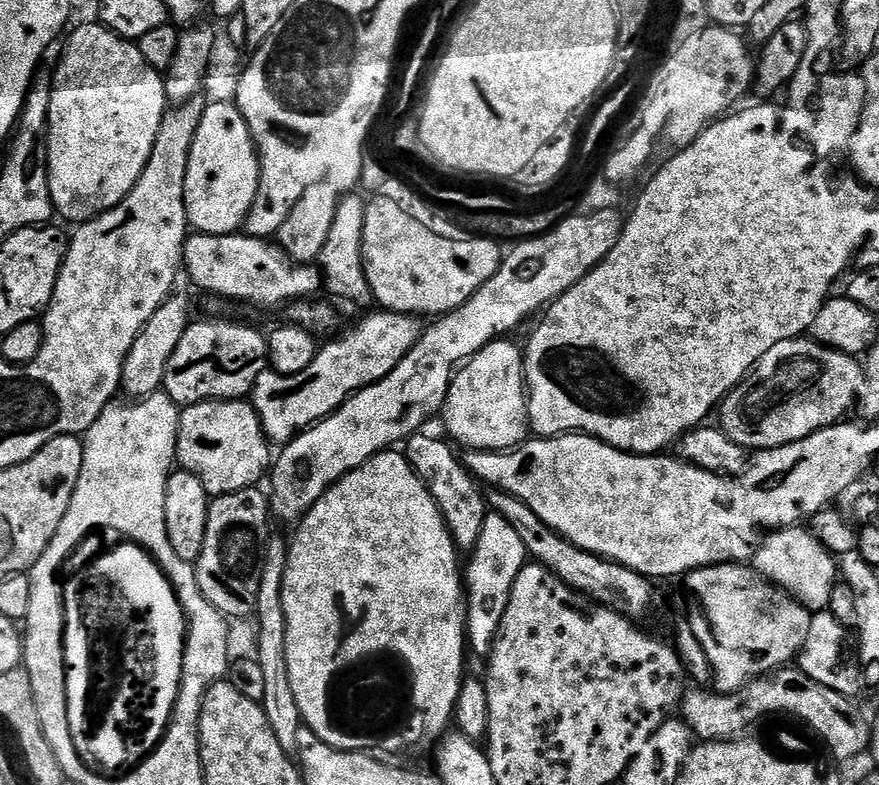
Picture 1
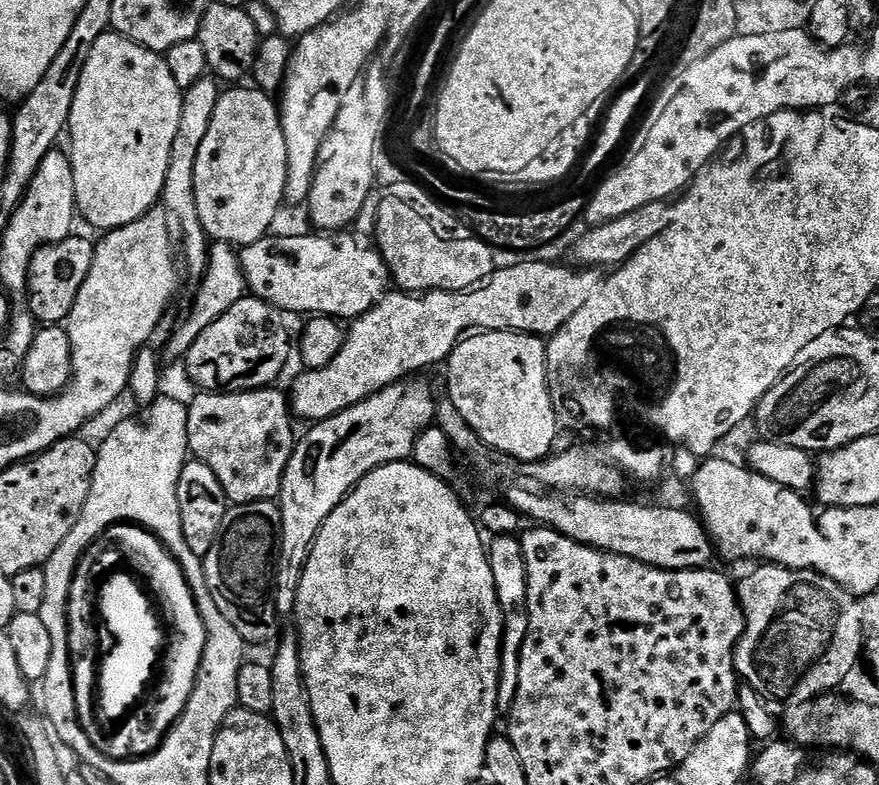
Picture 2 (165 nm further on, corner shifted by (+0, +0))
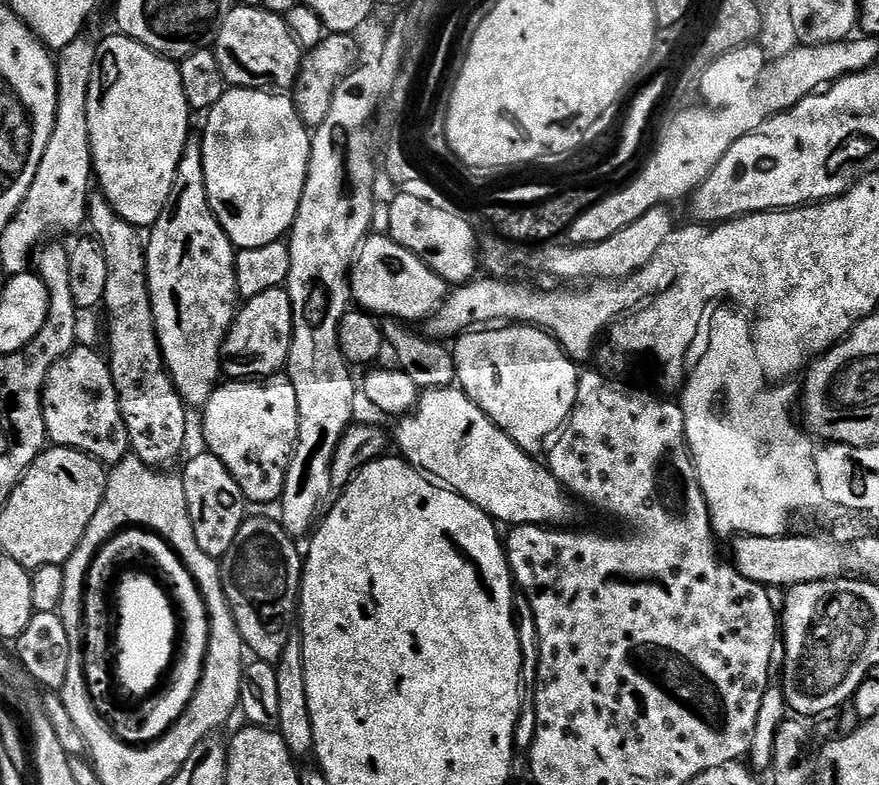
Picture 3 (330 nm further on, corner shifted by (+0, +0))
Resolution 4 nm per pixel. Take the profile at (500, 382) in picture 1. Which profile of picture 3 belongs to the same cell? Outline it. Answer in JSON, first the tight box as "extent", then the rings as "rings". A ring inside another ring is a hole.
{"extent":[452,326,580,454],"rings":[[[488,326],[483,330],[469,330],[455,341],[452,348],[452,357],[456,363],[456,384],[458,387],[467,394],[470,402],[474,402],[474,406],[478,406],[478,410],[482,410],[482,414],[486,414],[486,418],[490,418],[490,422],[494,422],[494,426],[498,426],[522,451],[529,454],[539,453],[539,448],[542,447],[541,449],[543,449],[553,439],[553,436],[563,429],[572,414],[572,409],[576,406],[578,382],[580,381],[580,372],[577,365],[562,350],[560,343],[551,334],[544,332],[540,328],[529,328],[527,326]]]}

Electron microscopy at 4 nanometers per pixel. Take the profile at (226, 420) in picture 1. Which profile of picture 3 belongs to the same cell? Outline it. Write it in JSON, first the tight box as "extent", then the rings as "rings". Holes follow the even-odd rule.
{"extent":[203,375,300,505],"rings":[[[287,375],[269,376],[263,382],[251,380],[236,380],[221,383],[213,392],[207,404],[203,405],[204,412],[204,445],[203,447],[230,470],[234,482],[242,490],[244,499],[249,505],[272,504],[279,501],[286,486],[286,474],[292,461],[292,452],[296,448],[300,415],[298,414],[298,394],[294,394],[294,386]]]}

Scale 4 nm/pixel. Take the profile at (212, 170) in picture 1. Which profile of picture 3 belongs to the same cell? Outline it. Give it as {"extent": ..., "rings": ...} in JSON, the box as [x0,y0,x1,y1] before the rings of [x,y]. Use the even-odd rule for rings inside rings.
{"extent":[202,87,313,250],"rings":[[[229,87],[207,113],[206,120],[208,125],[202,135],[206,190],[212,213],[218,218],[222,230],[226,230],[230,242],[240,250],[264,248],[283,241],[296,221],[312,158],[313,133],[299,116],[293,97],[272,90]]]}

